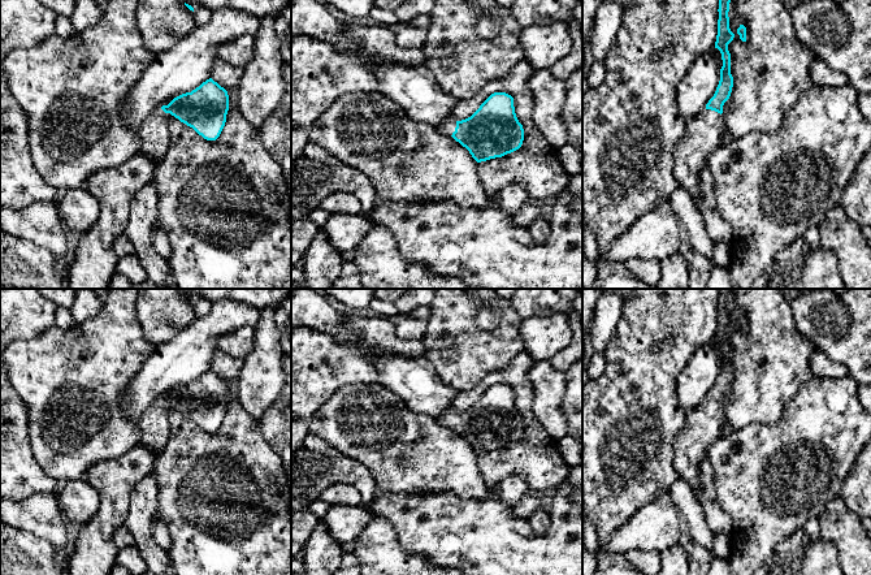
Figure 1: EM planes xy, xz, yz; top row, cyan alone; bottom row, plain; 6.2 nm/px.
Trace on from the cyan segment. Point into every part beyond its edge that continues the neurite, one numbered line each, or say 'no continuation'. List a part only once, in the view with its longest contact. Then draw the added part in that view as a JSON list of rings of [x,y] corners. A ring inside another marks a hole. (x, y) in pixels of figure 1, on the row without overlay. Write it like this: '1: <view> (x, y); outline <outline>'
1: yz (702, 427); outline [[[705,399],[686,412],[686,424],[673,442],[676,472],[690,485],[694,494],[701,489],[699,462],[706,455],[706,449],[719,438],[723,420],[722,406]]]

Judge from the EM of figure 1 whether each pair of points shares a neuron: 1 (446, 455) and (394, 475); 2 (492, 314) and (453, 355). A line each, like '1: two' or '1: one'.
1: one
2: two

